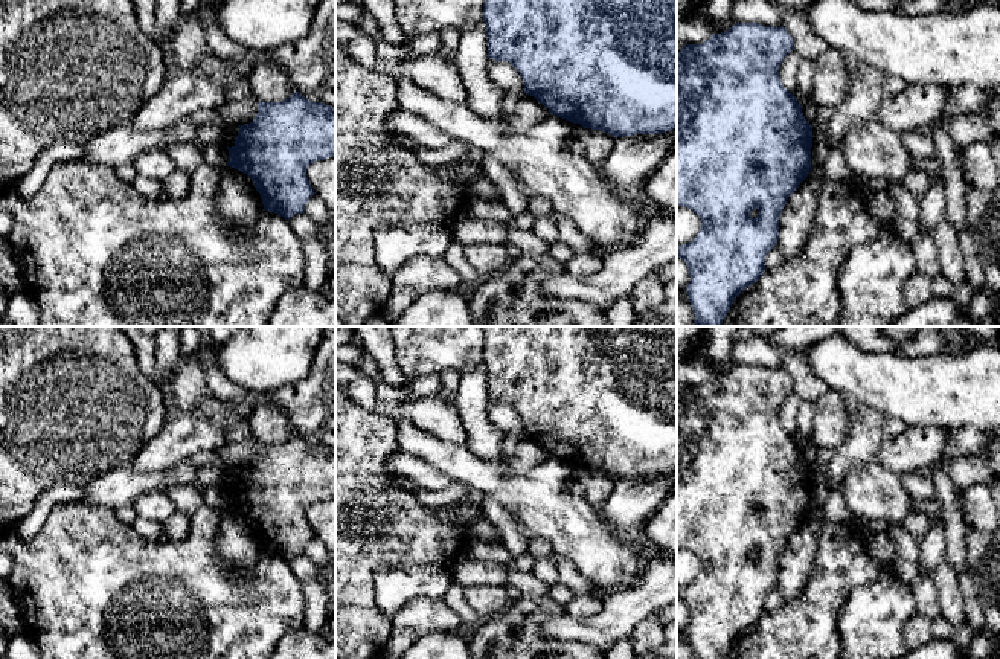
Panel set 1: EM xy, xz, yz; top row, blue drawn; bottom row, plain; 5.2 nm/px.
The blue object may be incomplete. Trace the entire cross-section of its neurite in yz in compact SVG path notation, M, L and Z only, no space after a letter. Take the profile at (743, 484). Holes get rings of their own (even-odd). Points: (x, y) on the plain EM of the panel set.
M736 365L726 374L713 375L701 386L686 386L677 394L677 548L692 551L701 561L701 571L697 578L688 586L677 587L677 600L683 601L689 610L691 622L686 633L695 659L726 659L733 642L761 619L767 610L765 598L779 581L779 558L782 551L788 538L812 511L812 467L805 461L802 447L782 427L779 418L779 409L791 392L794 392L794 383L785 369Z

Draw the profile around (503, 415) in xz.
M488 401L489 418L494 426L505 432L518 432L521 438L527 438L524 423L518 412L509 403Z

